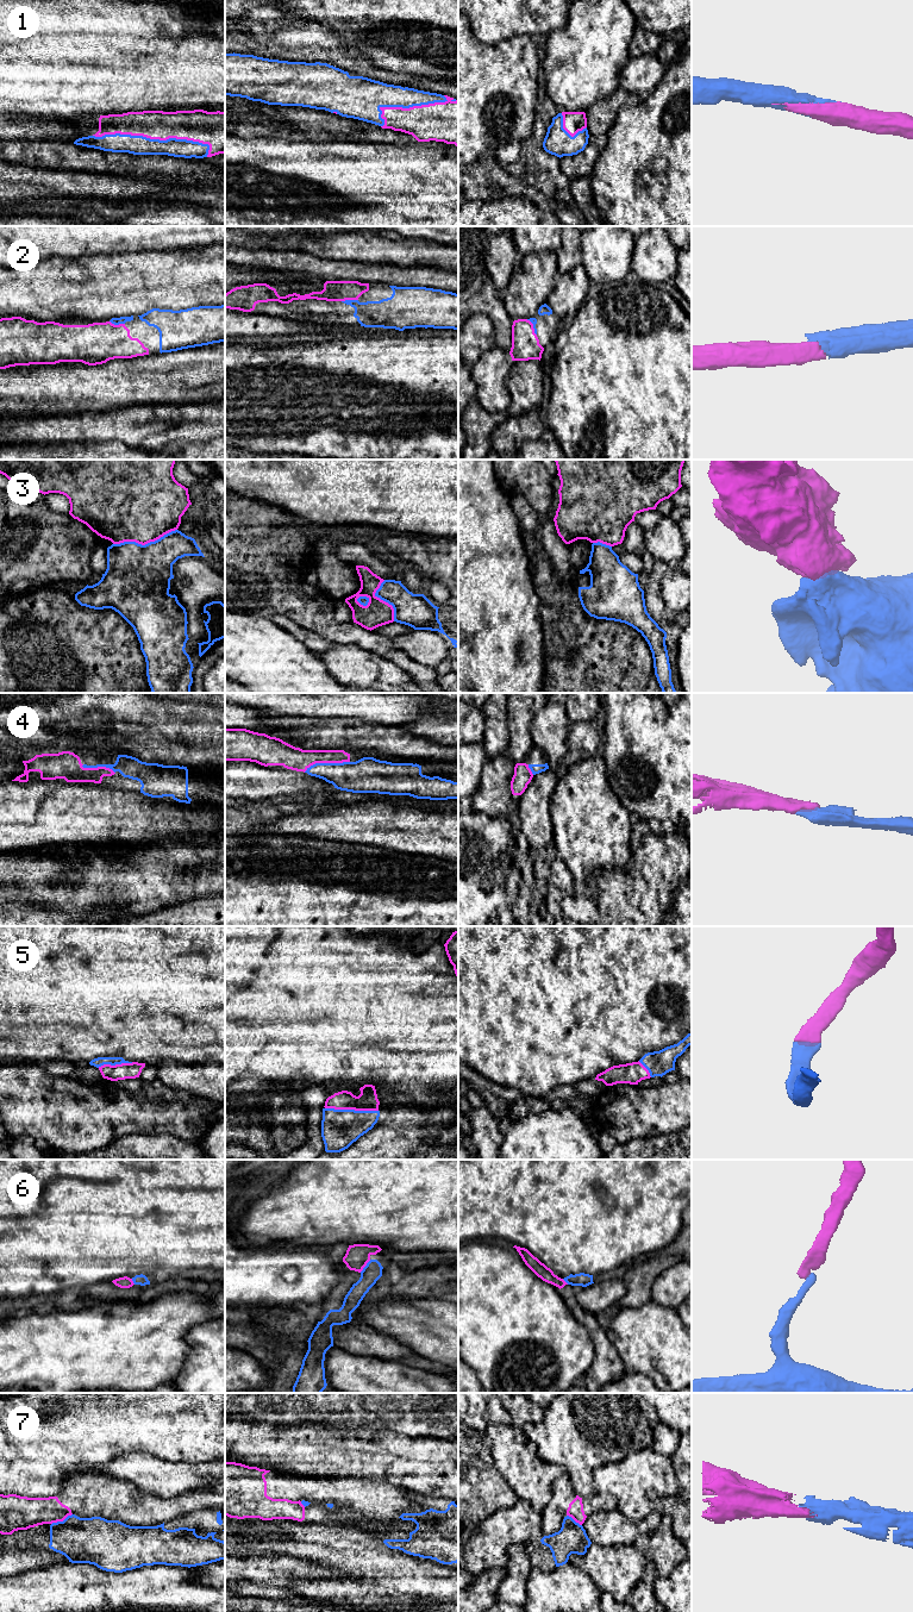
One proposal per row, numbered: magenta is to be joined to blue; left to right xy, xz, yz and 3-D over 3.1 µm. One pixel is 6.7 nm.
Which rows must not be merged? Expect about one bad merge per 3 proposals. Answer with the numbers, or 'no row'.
3, 7

